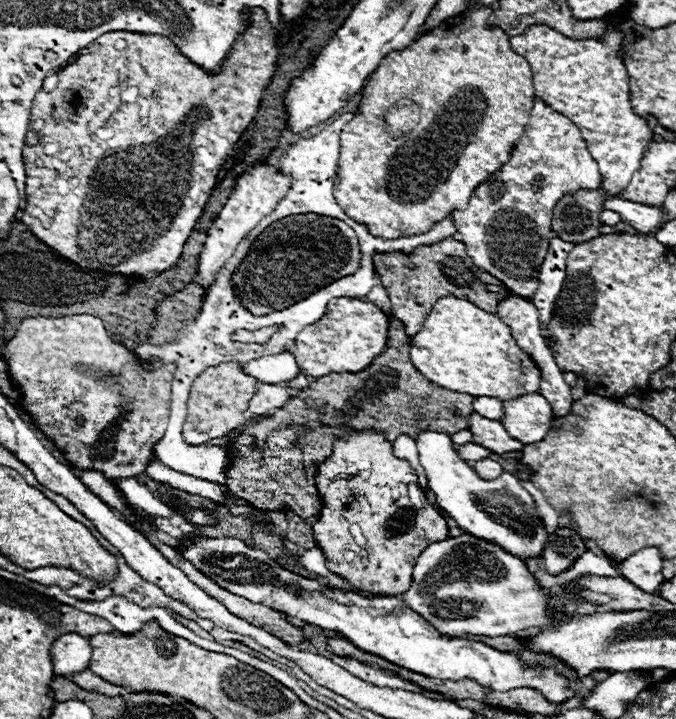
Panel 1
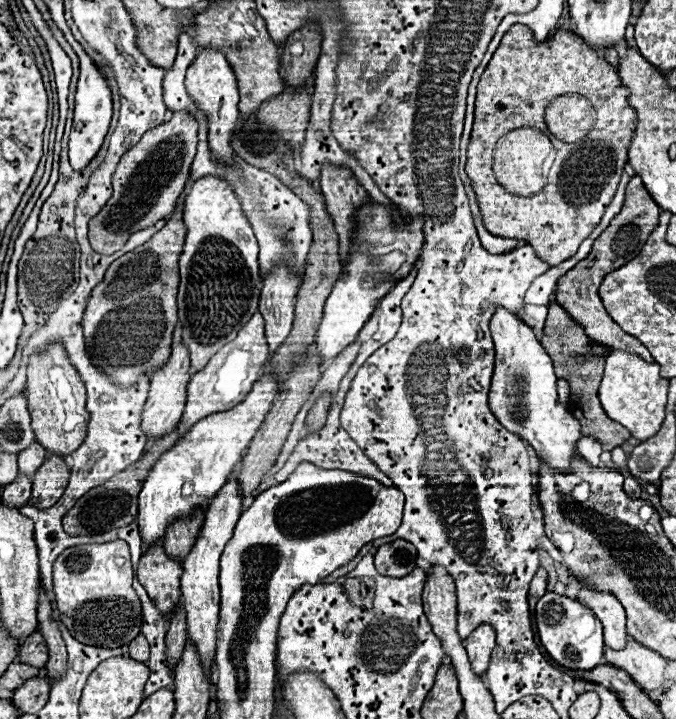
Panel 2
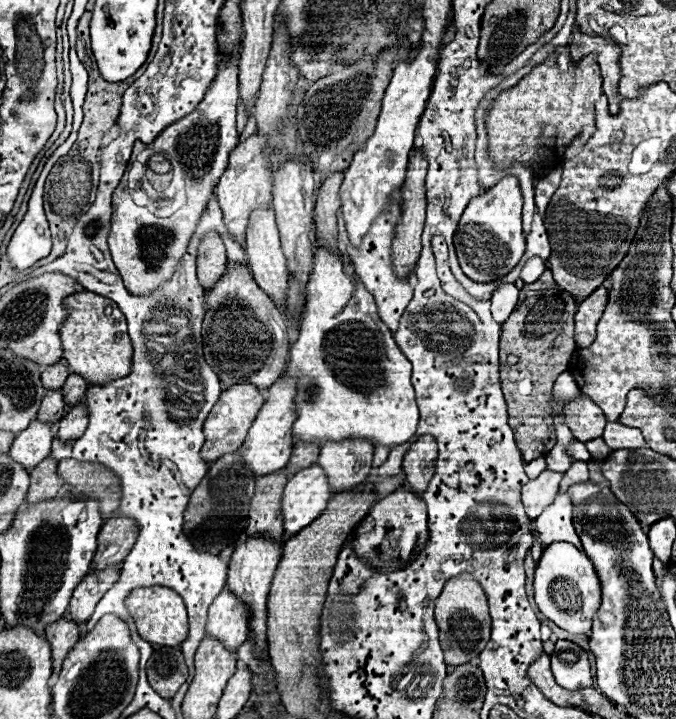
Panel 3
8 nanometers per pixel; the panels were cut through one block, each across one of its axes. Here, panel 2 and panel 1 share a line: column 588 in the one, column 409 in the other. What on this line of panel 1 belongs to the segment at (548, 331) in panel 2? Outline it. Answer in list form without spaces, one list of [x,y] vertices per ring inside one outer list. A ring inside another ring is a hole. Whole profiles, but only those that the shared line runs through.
[[[390,316],[386,350],[378,354],[366,370],[314,378],[308,388],[296,390],[282,408],[262,416],[256,424],[244,426],[226,448],[232,458],[224,472],[228,496],[234,500],[244,498],[266,510],[290,510],[306,520],[316,516],[322,508],[314,480],[318,464],[332,454],[332,444],[344,432],[382,432],[386,440],[392,442],[400,434],[416,438],[420,430],[446,432],[452,436],[468,428],[474,396],[452,392],[430,382],[414,368],[408,352],[410,338],[402,322]]]

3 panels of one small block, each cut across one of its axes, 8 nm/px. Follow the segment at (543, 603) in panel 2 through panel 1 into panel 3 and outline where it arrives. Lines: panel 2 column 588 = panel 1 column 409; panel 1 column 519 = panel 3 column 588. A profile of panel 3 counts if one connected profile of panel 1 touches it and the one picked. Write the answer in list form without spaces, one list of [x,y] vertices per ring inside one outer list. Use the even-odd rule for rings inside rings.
[[[558,640],[554,652],[550,654],[552,660],[552,672],[556,676],[556,682],[564,686],[566,690],[580,690],[580,688],[592,688],[592,668],[588,654],[574,642]]]

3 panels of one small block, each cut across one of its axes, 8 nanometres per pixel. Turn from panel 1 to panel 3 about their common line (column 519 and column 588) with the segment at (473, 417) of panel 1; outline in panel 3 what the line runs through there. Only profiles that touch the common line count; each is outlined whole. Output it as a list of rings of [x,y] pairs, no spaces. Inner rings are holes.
[[[594,438],[594,440],[586,442],[586,448],[590,450],[590,454],[592,454],[596,460],[604,460],[604,458],[608,458],[608,454],[612,454],[612,450],[608,450],[604,438]]]

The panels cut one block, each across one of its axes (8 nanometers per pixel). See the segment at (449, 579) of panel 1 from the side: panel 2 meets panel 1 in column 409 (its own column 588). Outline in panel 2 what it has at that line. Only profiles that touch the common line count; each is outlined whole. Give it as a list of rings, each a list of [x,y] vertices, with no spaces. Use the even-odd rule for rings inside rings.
[[[580,586],[578,592],[580,602],[584,602],[588,608],[594,610],[596,618],[604,626],[604,644],[614,650],[622,650],[626,646],[626,614],[622,604],[616,600],[616,596],[608,592],[594,592],[586,586]]]

